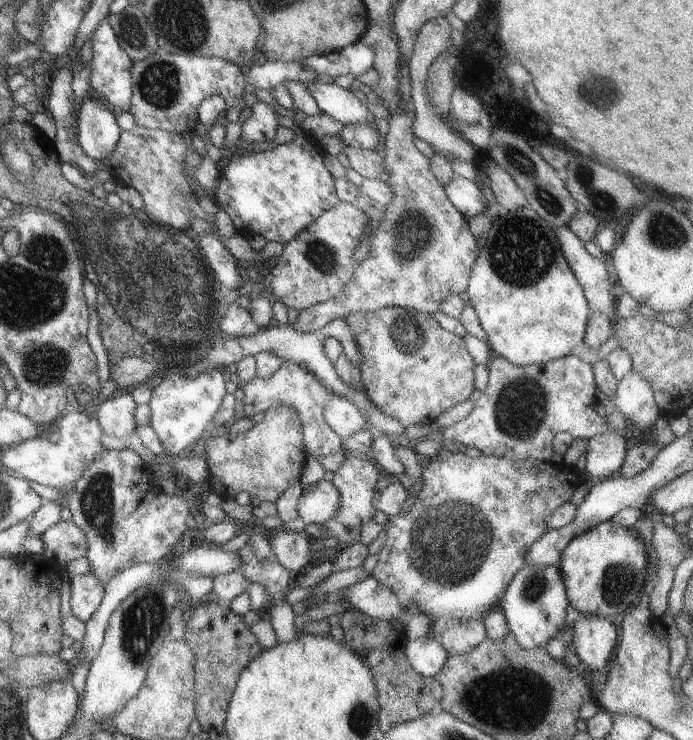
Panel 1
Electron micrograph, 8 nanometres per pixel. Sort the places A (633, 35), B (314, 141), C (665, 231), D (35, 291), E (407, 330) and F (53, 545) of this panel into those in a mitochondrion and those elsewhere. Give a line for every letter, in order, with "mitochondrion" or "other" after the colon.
A: other
B: other
C: mitochondrion
D: mitochondrion
E: mitochondrion
F: other

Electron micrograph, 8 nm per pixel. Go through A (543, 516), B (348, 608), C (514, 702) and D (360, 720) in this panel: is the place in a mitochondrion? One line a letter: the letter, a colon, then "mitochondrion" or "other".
A: other
B: other
C: mitochondrion
D: mitochondrion

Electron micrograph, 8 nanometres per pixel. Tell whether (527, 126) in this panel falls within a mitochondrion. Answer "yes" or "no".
yes

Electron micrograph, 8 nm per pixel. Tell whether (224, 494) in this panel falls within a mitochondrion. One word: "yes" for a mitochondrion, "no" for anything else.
no

